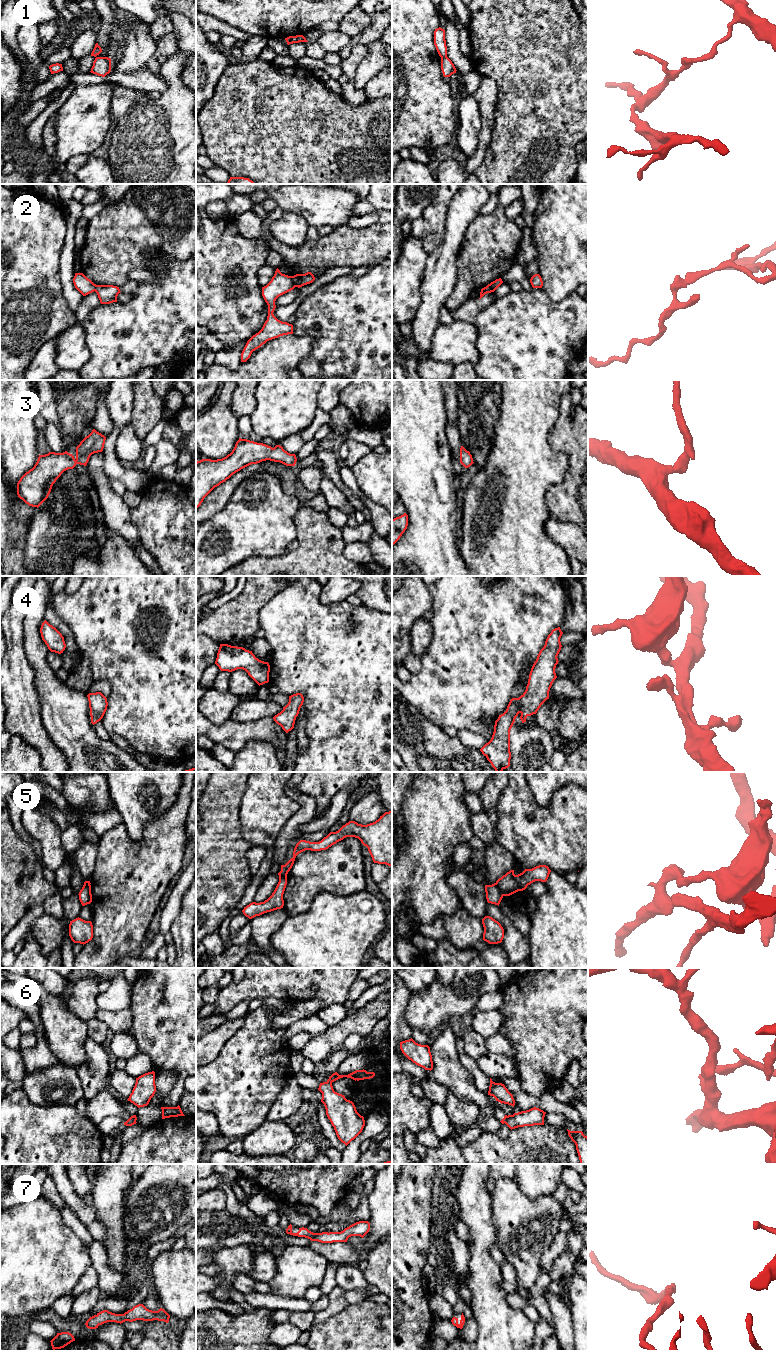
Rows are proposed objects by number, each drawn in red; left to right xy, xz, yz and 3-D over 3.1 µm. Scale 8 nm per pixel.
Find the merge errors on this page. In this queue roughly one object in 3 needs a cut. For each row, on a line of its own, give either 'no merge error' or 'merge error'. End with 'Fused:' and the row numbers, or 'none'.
1: merge error
2: merge error
3: no merge error
4: no merge error
5: merge error
6: merge error
7: no merge error
Fused: 1, 2, 5, 6

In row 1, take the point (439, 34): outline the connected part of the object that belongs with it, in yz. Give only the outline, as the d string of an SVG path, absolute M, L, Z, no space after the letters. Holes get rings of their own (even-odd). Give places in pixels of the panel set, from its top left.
M440 27L434 31L434 45L441 58L447 56L445 30Z

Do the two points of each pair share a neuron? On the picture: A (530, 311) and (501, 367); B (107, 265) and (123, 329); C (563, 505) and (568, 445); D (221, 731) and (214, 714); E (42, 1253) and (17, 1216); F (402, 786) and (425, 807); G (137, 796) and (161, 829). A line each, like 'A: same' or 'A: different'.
A: same
B: different
C: same
D: different
E: same
F: different
G: different

